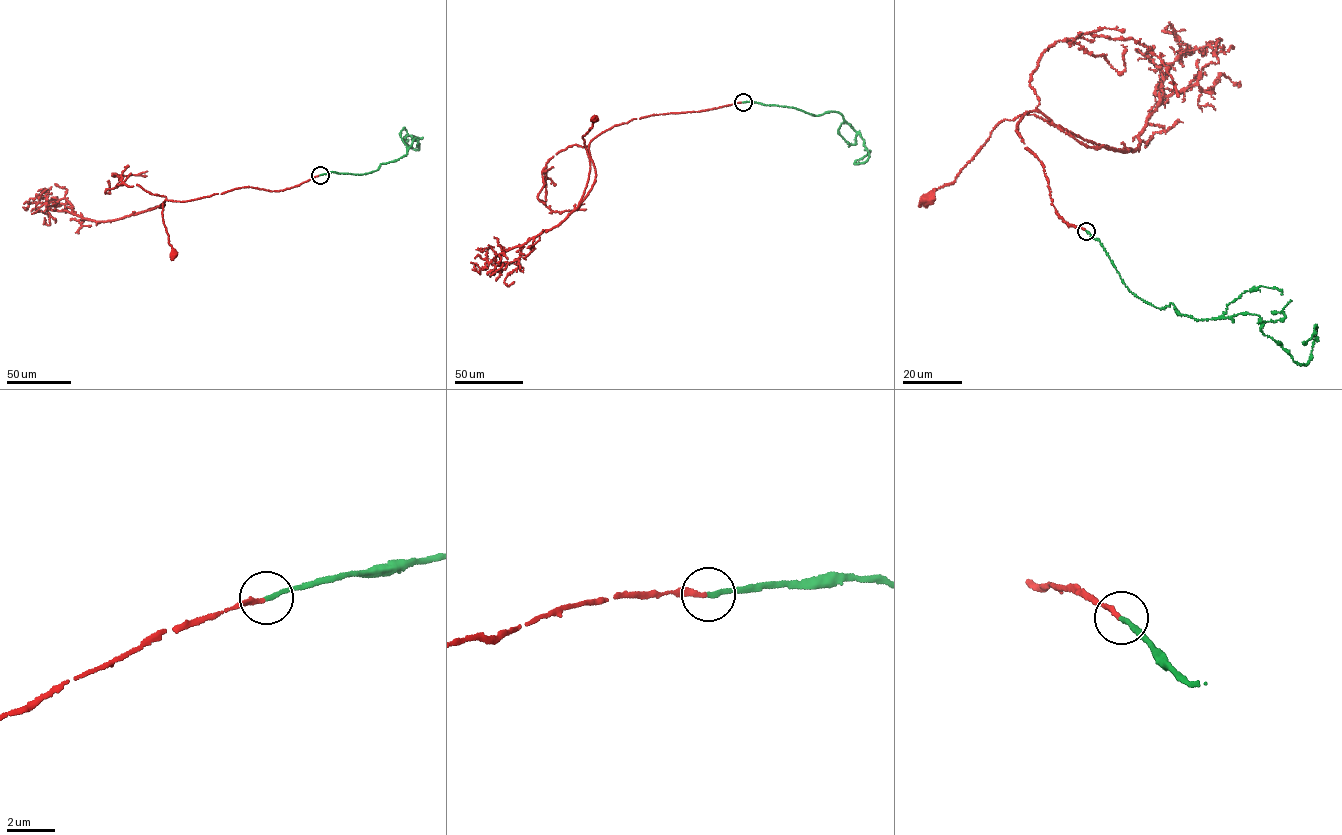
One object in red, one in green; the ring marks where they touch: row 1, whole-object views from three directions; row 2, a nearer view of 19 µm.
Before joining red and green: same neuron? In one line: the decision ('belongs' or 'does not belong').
belongs

